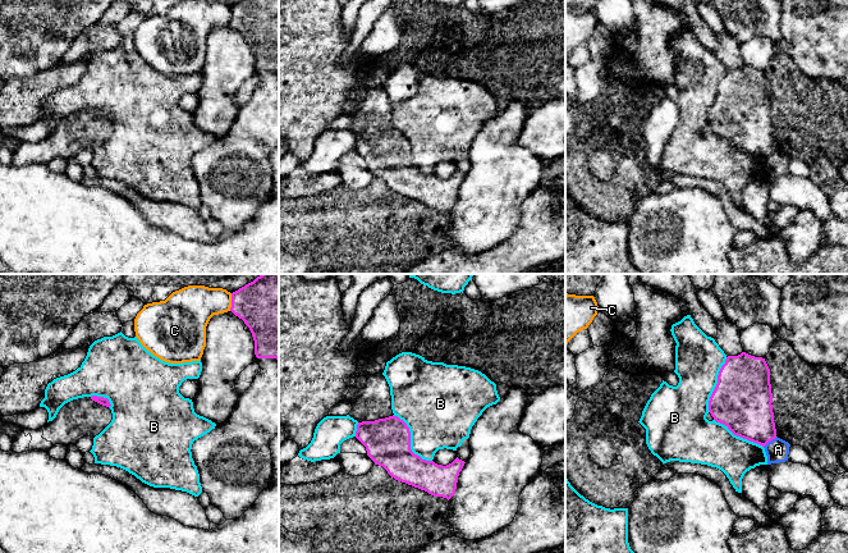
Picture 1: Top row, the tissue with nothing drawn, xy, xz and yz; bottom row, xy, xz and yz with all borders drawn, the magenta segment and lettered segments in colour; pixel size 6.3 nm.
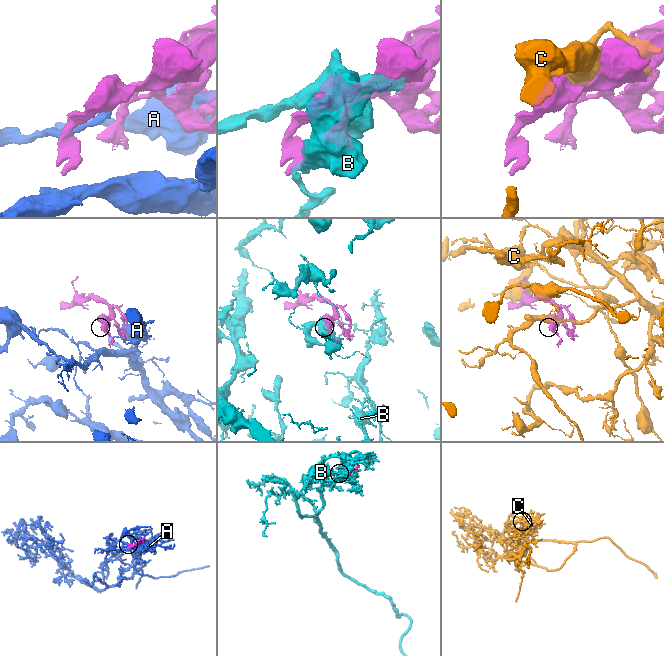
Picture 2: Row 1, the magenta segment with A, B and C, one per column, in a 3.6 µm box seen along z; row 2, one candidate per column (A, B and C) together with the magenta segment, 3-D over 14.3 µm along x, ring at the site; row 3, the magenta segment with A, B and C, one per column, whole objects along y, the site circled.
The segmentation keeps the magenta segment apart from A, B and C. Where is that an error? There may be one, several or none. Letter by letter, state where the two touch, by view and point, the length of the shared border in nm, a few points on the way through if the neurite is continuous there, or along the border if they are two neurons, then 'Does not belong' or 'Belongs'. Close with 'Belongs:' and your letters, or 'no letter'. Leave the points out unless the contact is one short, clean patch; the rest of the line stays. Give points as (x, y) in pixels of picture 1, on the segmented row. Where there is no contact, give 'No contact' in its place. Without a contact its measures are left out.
A: Touches magenta at yz (770, 440). Shared border 110 nm. Does not belong
B: Touches magenta at xz (409, 440). Shared border 380 nm. Does not belong
C: Touches magenta at xy (232, 302). Shared border 110 nm. Does not belong
Belongs: no letter

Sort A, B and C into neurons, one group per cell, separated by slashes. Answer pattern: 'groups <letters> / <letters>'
groups A / B / C

